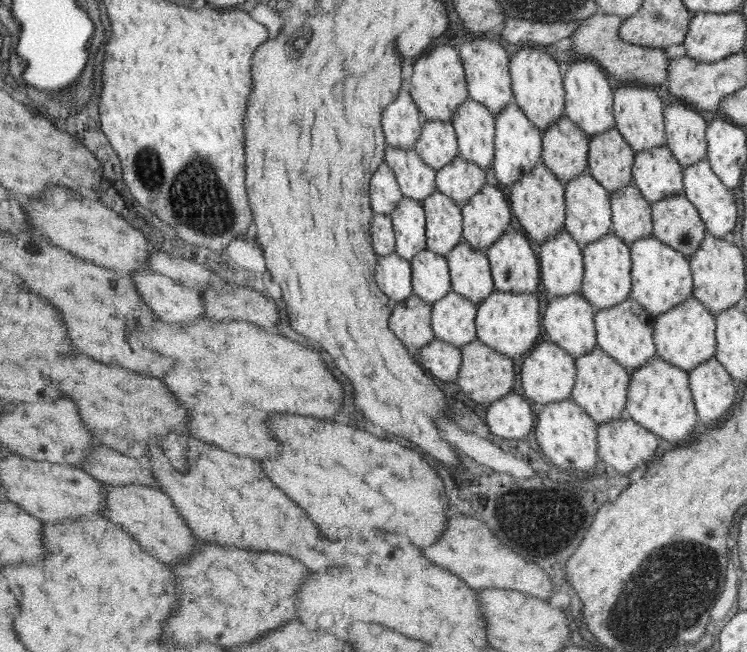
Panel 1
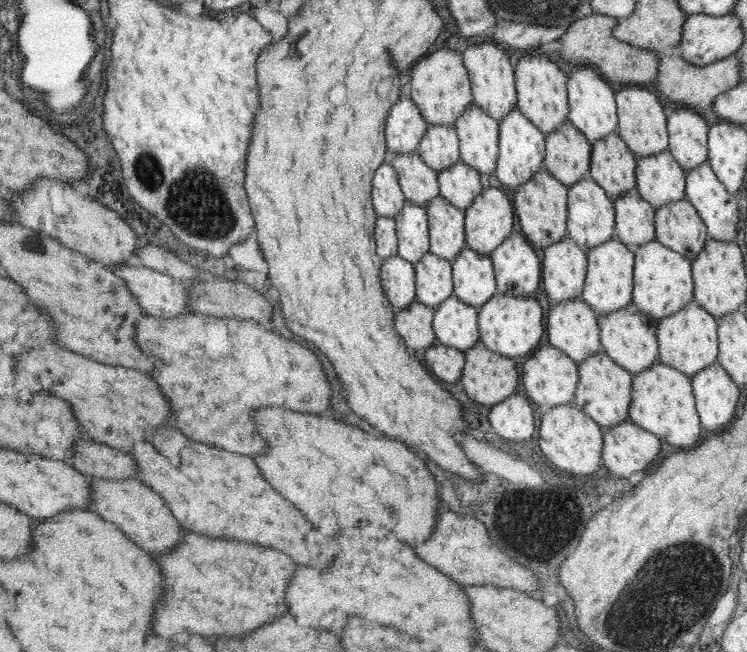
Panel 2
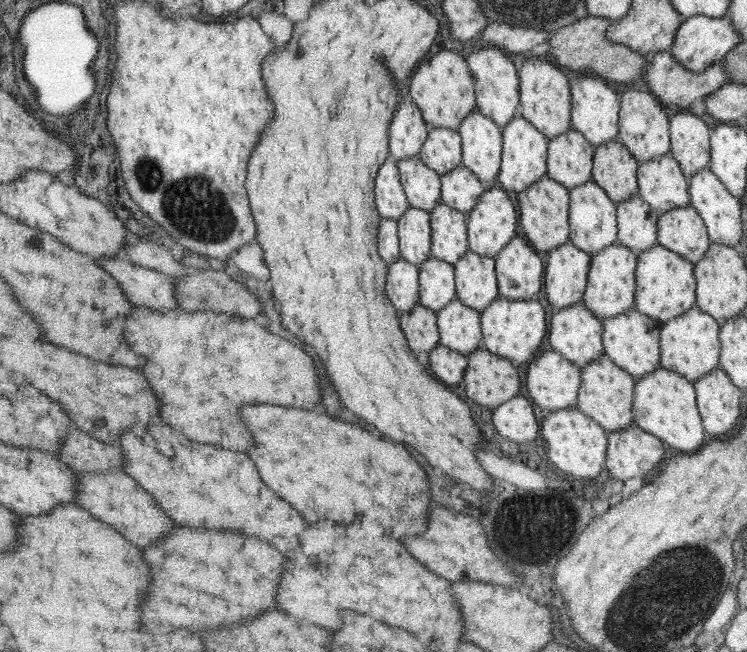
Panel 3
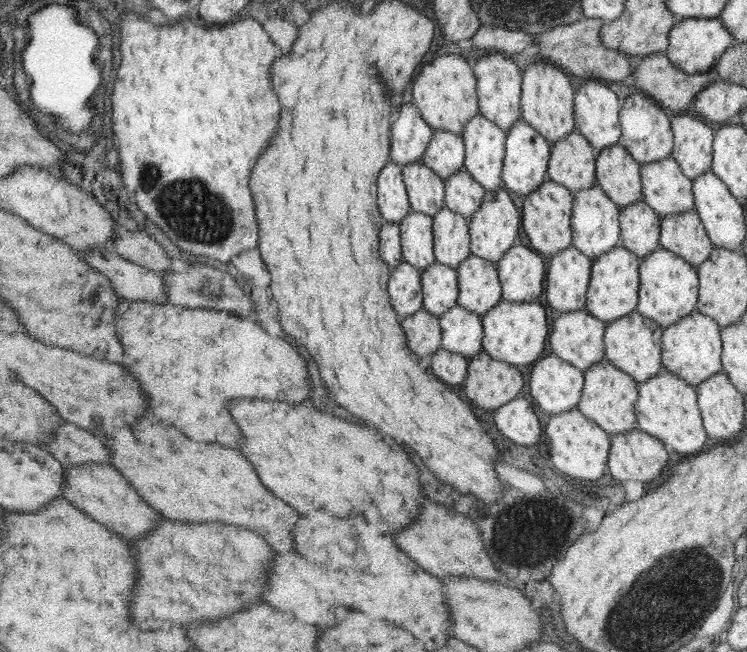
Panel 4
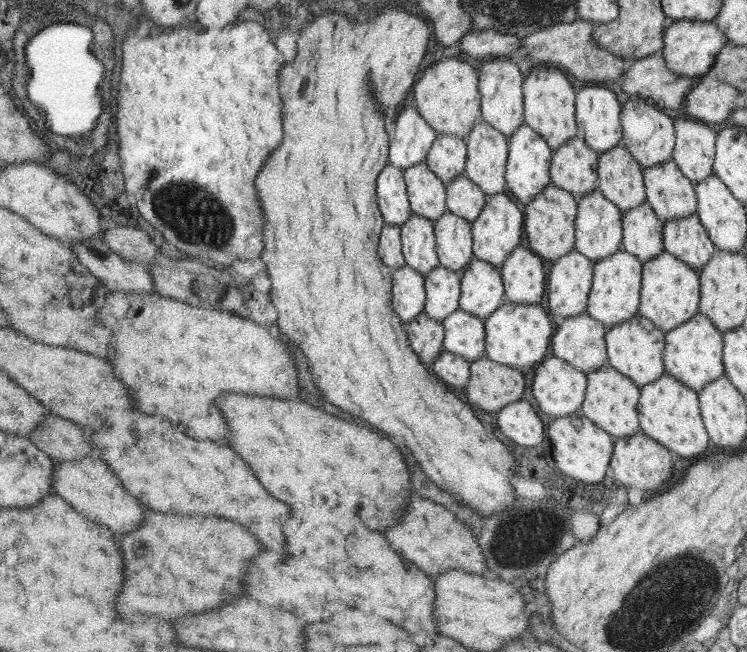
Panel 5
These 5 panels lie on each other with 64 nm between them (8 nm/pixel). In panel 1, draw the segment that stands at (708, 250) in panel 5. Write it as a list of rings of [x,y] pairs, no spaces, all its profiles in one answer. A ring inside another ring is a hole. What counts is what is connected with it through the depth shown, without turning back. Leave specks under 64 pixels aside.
[[[683,194],[652,202],[655,231],[652,236],[686,256],[694,255],[707,236],[698,209]]]

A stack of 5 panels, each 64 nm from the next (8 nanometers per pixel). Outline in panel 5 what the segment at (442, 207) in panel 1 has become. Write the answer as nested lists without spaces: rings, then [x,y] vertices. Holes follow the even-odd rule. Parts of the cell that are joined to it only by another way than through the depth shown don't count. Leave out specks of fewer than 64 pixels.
[[[448,212],[434,222],[440,264],[451,272],[464,271],[472,260],[472,233],[464,217]]]

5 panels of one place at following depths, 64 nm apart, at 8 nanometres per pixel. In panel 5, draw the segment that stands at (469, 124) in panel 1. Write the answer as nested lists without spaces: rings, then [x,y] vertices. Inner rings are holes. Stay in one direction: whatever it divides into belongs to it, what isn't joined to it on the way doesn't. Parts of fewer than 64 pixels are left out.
[[[481,119],[479,123],[475,123],[466,141],[466,176],[490,196],[507,192],[510,138]]]

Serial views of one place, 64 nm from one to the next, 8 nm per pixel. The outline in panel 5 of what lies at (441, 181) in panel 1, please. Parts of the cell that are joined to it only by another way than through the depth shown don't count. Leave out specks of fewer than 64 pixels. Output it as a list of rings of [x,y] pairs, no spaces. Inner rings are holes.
[[[466,174],[458,175],[448,184],[448,210],[466,220],[478,219],[487,202],[484,192]]]

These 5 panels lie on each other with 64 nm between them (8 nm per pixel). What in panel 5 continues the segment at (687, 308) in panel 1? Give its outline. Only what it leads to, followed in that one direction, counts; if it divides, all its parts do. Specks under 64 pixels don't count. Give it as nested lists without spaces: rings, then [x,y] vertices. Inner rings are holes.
[[[700,313],[668,332],[664,364],[667,364],[667,370],[672,377],[682,381],[688,388],[700,392],[707,384],[725,374],[726,365],[722,364],[722,346],[726,344],[722,344],[722,334],[718,332],[718,326],[710,317]]]

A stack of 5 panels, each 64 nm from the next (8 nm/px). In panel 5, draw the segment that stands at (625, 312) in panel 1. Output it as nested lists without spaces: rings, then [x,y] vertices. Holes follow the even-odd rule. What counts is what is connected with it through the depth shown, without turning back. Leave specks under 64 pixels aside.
[[[642,316],[626,320],[622,324],[616,324],[610,328],[607,335],[608,362],[618,369],[624,376],[628,376],[642,390],[646,384],[654,383],[664,374],[662,356],[664,350],[664,334],[658,330],[658,326],[651,320]]]

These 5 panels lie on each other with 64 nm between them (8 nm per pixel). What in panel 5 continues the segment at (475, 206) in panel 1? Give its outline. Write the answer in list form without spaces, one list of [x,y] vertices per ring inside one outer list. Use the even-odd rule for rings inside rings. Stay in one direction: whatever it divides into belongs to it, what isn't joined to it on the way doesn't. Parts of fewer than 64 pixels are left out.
[[[508,193],[492,194],[487,199],[482,214],[472,222],[476,258],[496,265],[496,268],[502,268],[502,264],[522,240],[522,226],[526,226],[526,218],[518,210],[518,206],[508,198]]]

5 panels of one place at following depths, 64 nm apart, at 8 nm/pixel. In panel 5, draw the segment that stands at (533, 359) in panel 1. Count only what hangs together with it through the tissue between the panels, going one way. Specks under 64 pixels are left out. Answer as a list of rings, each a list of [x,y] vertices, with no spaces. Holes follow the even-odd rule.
[[[549,356],[534,370],[532,396],[544,415],[560,418],[580,412],[587,396],[586,373]]]

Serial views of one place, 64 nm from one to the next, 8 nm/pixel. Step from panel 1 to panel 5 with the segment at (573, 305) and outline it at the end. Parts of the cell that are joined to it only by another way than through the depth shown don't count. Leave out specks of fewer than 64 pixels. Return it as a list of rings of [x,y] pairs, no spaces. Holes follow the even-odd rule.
[[[588,313],[561,318],[558,323],[558,329],[552,338],[551,356],[568,361],[577,369],[588,373],[598,371],[600,367],[606,365],[605,324],[591,317]]]

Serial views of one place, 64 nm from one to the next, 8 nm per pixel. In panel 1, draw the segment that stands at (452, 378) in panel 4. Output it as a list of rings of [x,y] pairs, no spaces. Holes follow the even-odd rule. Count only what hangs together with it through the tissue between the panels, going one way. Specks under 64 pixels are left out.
[[[437,339],[420,350],[421,363],[444,382],[456,381],[463,364],[462,350]]]

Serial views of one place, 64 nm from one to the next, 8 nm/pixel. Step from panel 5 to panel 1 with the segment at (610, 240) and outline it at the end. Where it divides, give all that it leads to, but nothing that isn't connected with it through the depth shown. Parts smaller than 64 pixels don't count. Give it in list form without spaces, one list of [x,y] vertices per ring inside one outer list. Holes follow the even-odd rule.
[[[584,172],[566,184],[568,216],[565,230],[571,233],[574,239],[583,246],[595,243],[596,240],[600,240],[603,236],[611,233],[614,212],[610,212],[610,200],[608,200],[606,188],[590,172]]]

